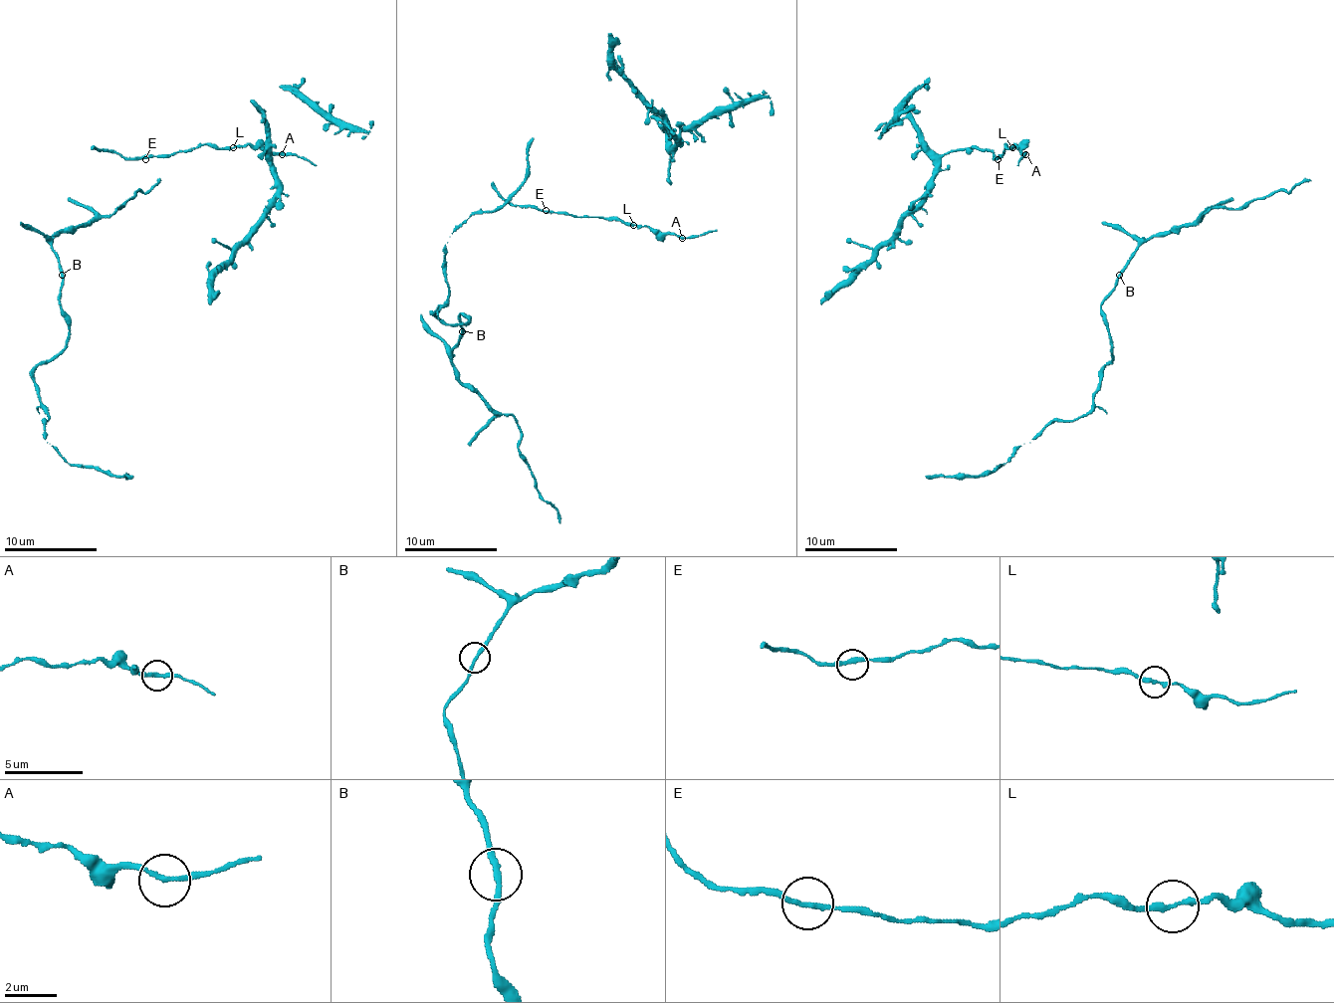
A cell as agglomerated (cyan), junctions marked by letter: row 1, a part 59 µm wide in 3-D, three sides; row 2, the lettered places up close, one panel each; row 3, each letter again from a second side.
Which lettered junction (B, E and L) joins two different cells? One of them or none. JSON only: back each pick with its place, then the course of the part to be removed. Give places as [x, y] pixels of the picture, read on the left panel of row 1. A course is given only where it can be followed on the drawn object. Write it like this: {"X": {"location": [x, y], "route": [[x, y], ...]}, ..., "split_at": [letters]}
{"split_at": []}

